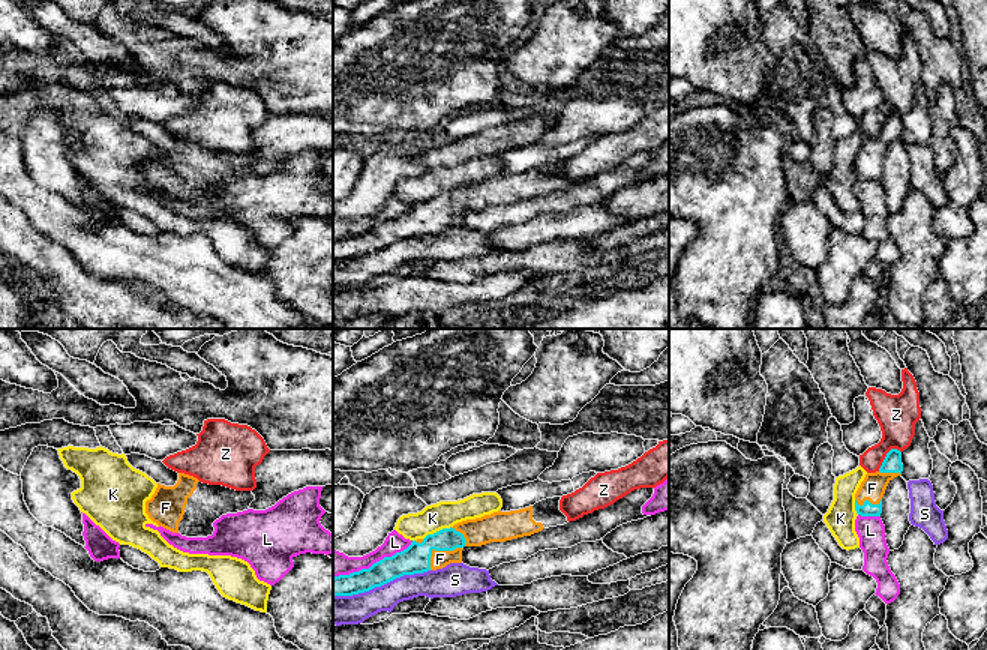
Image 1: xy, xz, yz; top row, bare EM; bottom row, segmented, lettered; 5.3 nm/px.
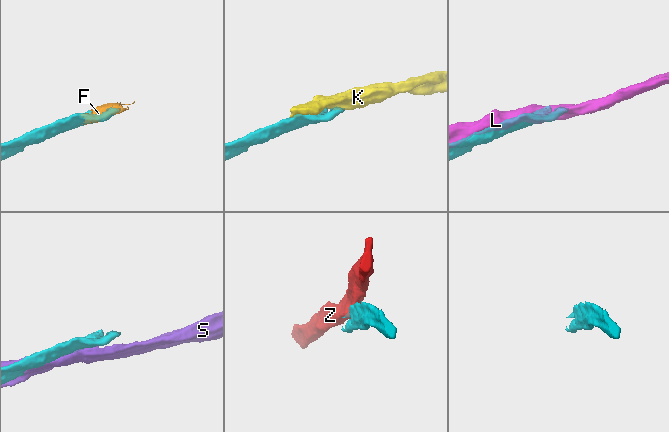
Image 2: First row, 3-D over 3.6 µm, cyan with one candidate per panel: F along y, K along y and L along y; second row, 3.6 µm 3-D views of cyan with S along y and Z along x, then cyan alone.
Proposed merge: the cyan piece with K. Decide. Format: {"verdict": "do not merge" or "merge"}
{"verdict": "do not merge"}

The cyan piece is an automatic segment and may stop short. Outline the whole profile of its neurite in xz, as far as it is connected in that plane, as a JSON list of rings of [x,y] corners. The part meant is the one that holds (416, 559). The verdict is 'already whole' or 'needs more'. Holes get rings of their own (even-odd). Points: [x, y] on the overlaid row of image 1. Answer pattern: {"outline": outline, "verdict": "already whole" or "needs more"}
{"outline": [[[561,497],[546,498],[534,506],[494,512],[476,519],[466,519],[450,528],[442,528],[392,557],[374,563],[350,575],[333,578],[333,596],[352,596],[381,587],[404,575],[442,569],[450,563],[462,563],[465,546],[482,546],[490,542],[506,542],[531,536],[543,528],[567,524],[560,510]]], "verdict": "needs more"}

